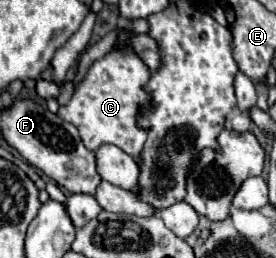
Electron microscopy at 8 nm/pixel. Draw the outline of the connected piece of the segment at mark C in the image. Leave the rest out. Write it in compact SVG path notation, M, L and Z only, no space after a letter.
M122 30L118 34L116 46L104 58L96 60L90 66L86 78L78 84L72 100L66 106L60 106L58 116L78 128L80 138L88 150L96 152L104 144L114 144L138 160L148 138L148 130L138 126L138 120L152 104L152 94L144 90L152 72L132 50L132 46L124 44L132 36L134 32L130 30Z

